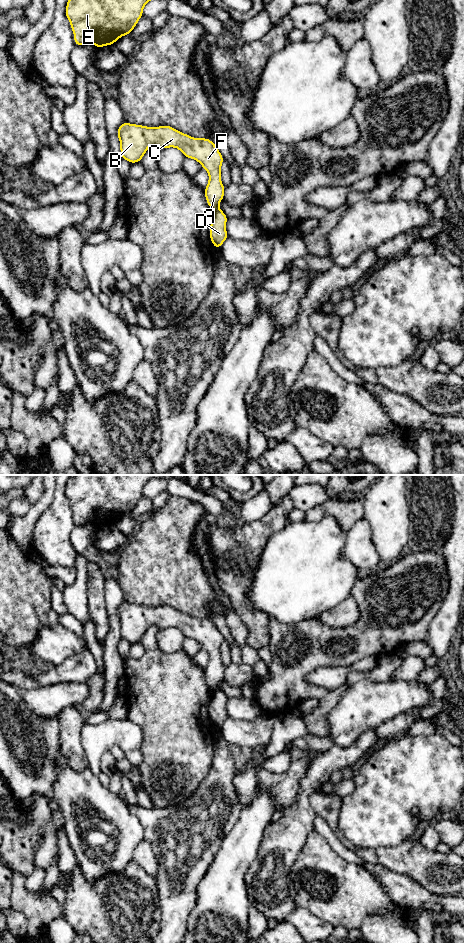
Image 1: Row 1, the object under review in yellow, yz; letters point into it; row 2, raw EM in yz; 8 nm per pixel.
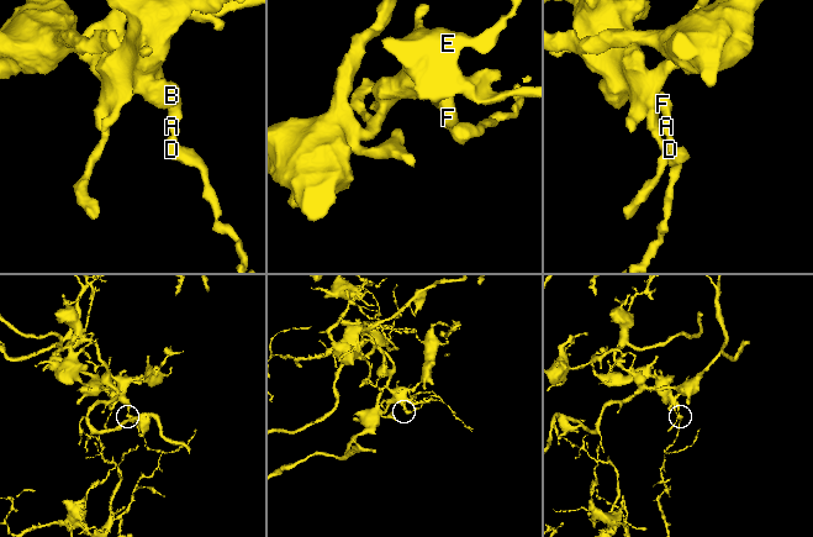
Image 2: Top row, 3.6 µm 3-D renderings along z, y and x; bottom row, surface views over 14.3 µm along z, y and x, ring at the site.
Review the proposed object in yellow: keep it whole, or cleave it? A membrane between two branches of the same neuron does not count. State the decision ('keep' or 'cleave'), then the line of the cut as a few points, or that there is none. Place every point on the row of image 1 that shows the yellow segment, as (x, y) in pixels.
cleave; cut yz (218, 208), (214, 211)

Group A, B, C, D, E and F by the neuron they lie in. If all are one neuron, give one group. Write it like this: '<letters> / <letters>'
A B C E F / D

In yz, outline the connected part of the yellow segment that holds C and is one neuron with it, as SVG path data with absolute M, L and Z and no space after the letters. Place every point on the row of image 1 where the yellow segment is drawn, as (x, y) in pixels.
M127 122L118 127L117 136L122 159L131 164L141 162L152 145L159 149L175 147L184 157L199 162L209 175L208 184L204 189L207 204L213 211L219 209L219 203L225 195L225 187L221 181L221 165L224 158L212 140L191 137L168 125L147 127Z

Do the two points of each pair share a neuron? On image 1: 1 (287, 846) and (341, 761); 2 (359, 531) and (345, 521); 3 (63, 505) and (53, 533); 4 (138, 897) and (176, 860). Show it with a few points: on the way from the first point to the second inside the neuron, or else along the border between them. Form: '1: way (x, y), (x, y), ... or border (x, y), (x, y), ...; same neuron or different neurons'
1: way (297, 823), (301, 815), (303, 796), (318, 776); same neuron
2: border (330, 516), (344, 531), (347, 531), (363, 516); different neurons
3: way (59, 512), (54, 526); same neuron
4: border (155, 881), (158, 887), (158, 902), (160, 904); different neurons

